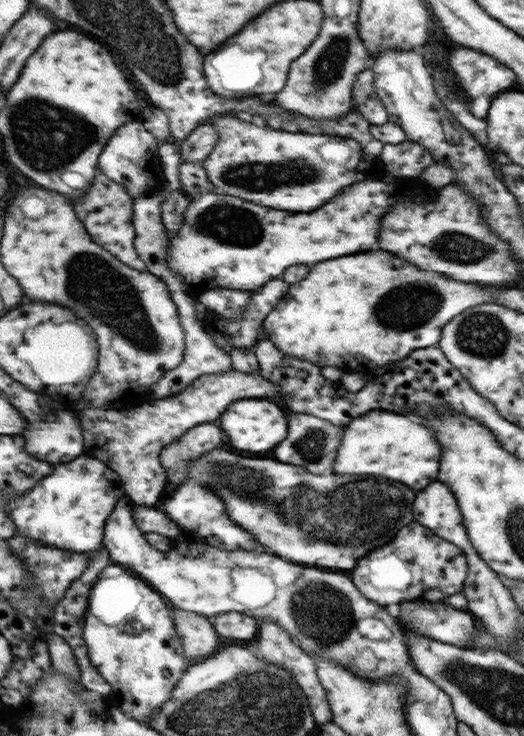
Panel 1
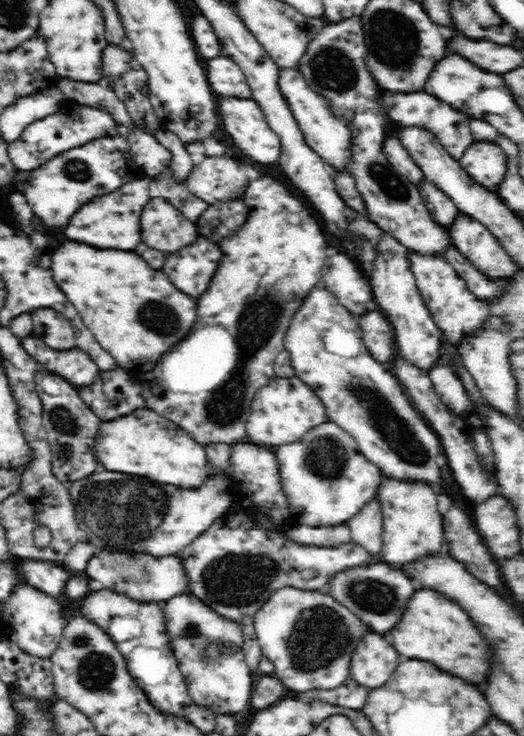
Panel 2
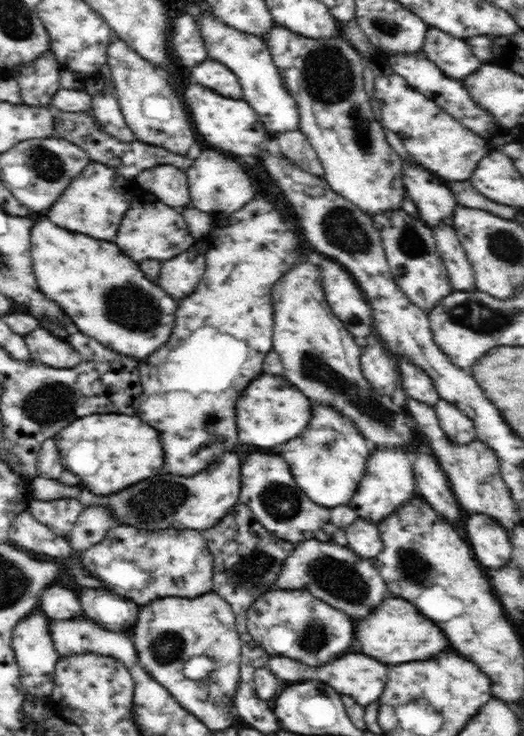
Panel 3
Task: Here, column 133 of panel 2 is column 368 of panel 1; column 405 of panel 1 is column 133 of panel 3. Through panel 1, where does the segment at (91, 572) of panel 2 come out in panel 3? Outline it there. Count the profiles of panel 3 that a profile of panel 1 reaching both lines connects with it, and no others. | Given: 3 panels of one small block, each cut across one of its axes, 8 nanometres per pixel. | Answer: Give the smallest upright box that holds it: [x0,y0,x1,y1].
[80,523,214,605]

